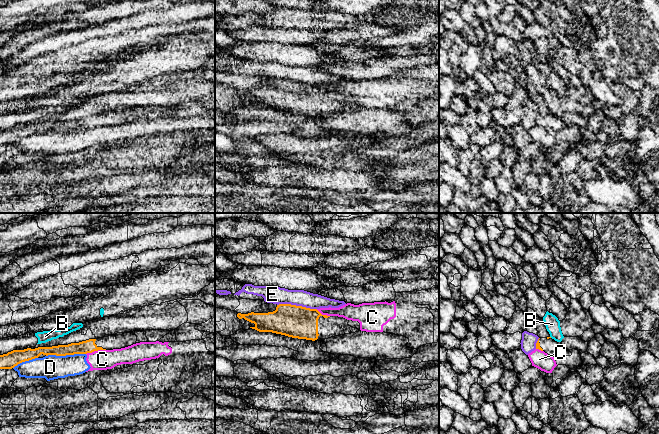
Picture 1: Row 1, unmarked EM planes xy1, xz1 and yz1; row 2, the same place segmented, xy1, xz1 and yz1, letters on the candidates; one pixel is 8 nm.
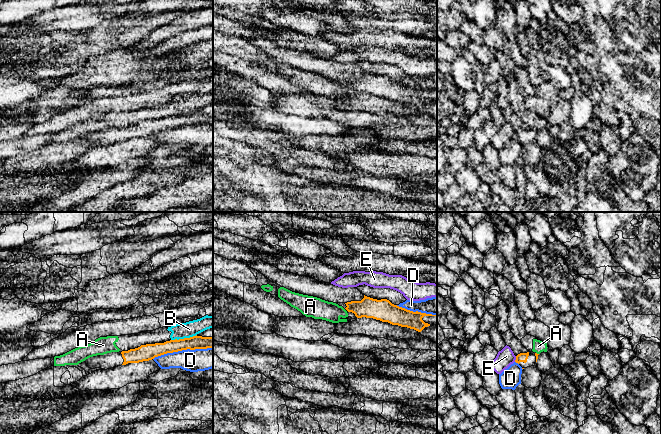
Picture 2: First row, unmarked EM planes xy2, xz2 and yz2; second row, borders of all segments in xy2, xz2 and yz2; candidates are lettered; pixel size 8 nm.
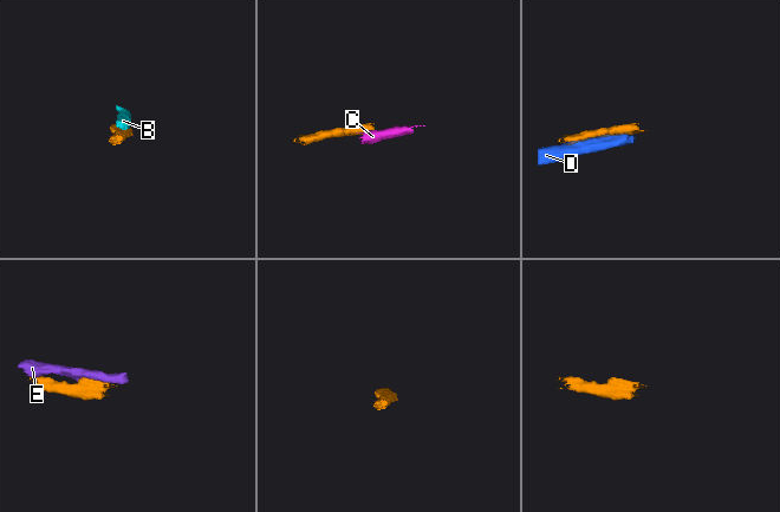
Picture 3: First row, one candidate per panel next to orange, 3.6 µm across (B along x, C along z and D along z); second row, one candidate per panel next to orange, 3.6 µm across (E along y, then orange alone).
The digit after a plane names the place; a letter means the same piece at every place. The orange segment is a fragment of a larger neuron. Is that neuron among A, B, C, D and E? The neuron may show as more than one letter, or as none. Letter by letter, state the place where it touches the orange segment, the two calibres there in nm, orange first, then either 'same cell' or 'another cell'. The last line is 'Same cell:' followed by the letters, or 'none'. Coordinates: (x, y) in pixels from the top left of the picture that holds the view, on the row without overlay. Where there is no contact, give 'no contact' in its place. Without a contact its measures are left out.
A: yz2 (536, 129) | 20/100 nm | another cell
B: xy2 (184, 114) | 110/130 nm | another cell
C: xy1 (95, 126) | 110/160 nm | another cell
D: xy2 (182, 125) | 120/180 nm | another cell
E: xz1 (297, 82) | 260/140 nm | another cell
Same cell: none

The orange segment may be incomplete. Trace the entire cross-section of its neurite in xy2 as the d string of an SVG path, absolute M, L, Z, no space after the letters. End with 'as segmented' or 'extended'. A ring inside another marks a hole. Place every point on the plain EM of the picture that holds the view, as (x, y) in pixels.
M193 112L184 115L175 115L164 119L146 120L138 124L122 128L111 128L104 131L97 131L85 136L86 141L91 144L111 145L128 139L139 139L149 137L155 133L178 128L182 126L195 126L213 124L213 112Z; extended

